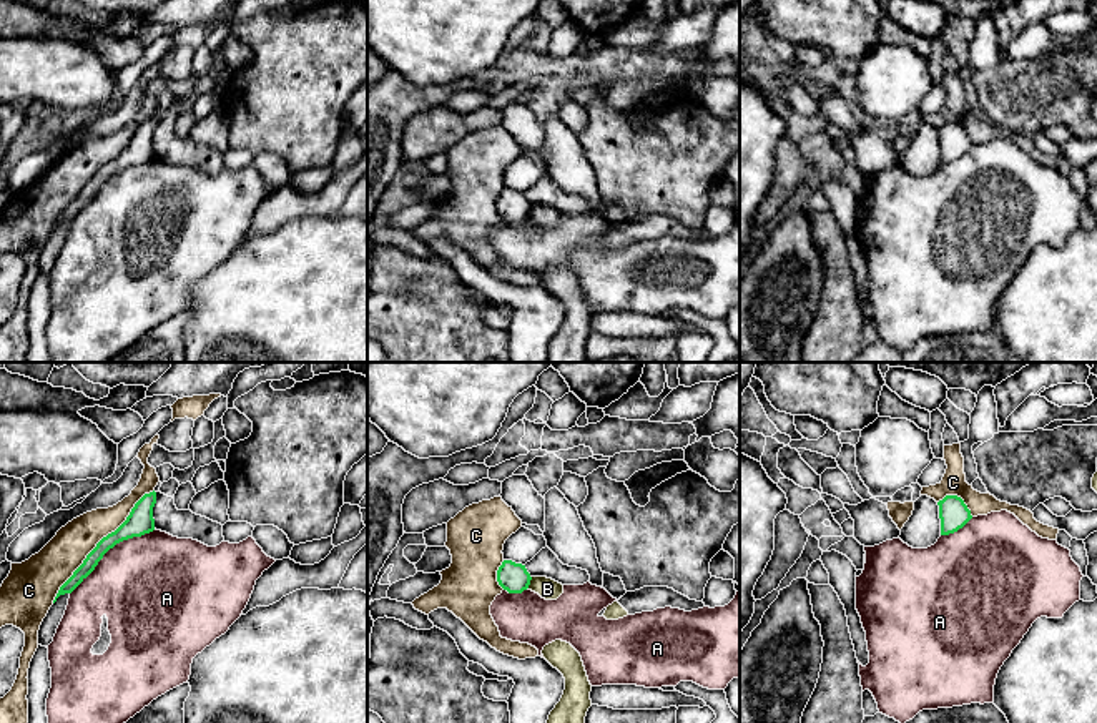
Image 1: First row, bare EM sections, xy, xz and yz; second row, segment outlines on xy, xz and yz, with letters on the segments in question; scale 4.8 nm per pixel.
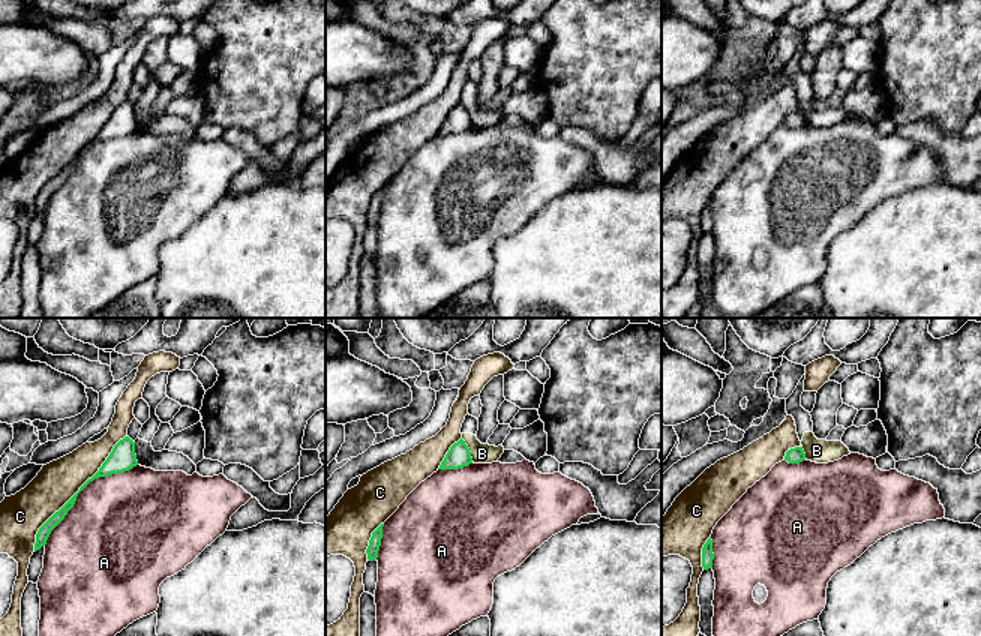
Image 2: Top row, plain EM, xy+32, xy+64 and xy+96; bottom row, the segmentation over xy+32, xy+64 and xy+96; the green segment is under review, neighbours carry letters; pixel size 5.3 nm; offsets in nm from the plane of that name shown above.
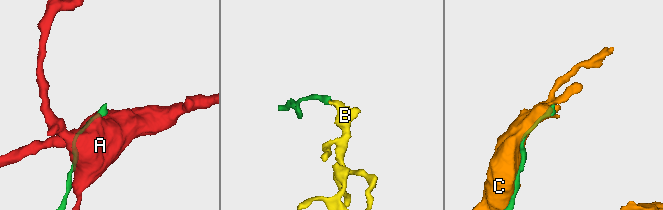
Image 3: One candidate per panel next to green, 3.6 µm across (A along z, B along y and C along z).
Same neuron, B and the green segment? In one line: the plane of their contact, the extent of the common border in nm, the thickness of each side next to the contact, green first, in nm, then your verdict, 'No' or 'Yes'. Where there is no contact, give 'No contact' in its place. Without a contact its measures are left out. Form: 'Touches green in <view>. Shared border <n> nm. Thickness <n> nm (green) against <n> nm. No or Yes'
Touches green in xz. Shared border 60 nm. Thickness 140 nm (green) against 100 nm. No

